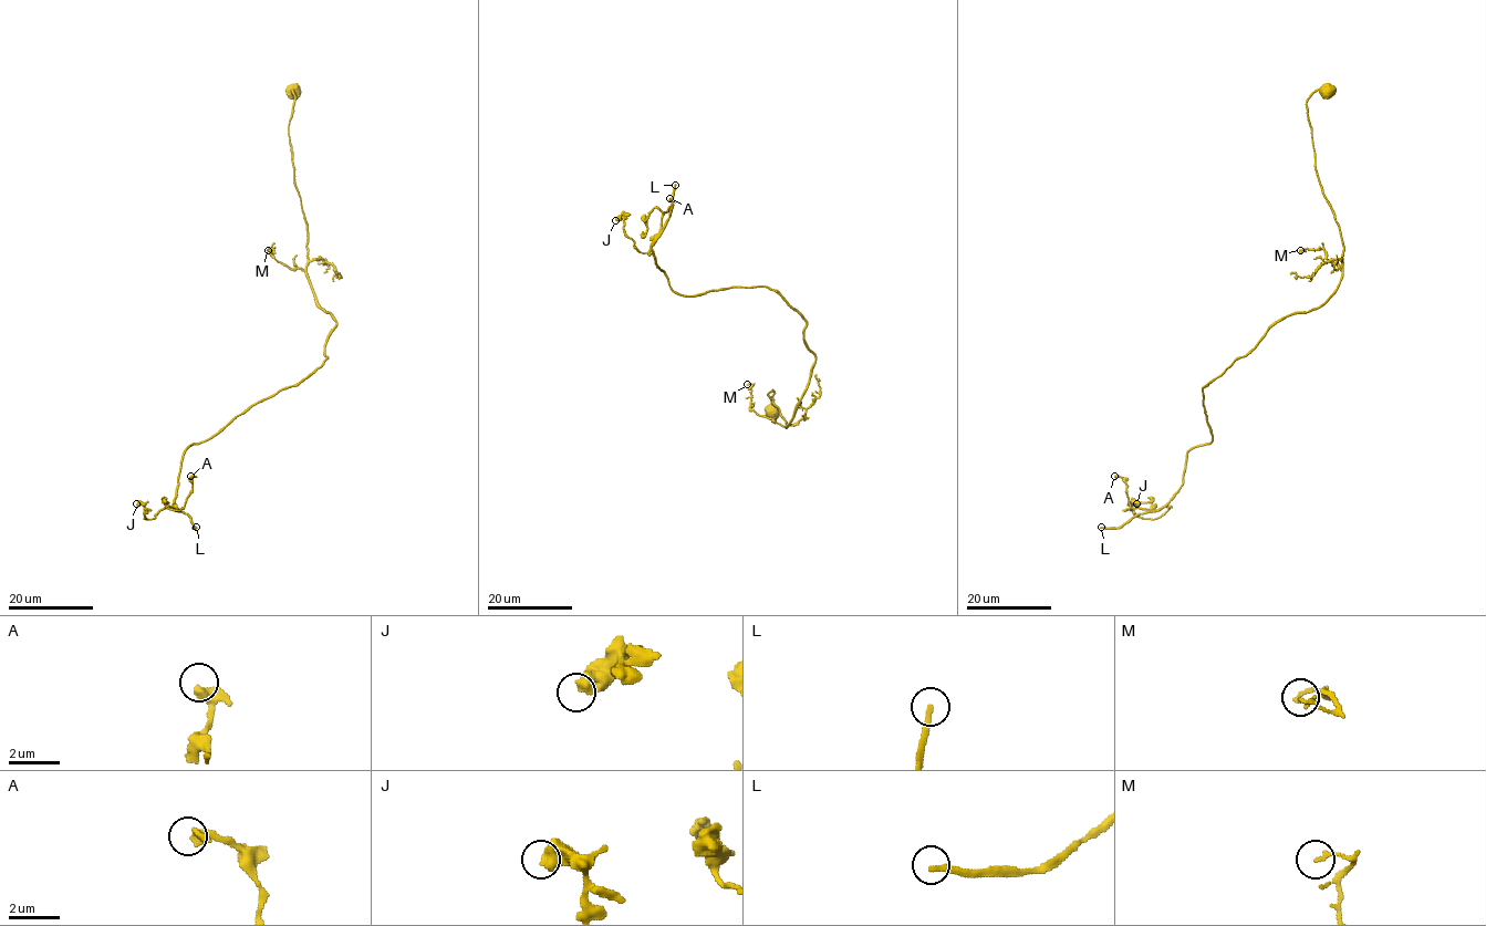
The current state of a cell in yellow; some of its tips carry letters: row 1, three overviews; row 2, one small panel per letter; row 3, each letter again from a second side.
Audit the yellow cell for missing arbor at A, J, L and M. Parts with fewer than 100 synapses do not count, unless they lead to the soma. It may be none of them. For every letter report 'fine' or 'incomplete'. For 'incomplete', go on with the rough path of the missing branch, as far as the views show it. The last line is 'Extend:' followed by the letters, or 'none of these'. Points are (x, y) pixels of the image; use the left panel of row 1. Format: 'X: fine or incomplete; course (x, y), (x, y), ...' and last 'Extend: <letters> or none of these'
A: fine
J: fine
L: incomplete; course (196, 527), (198, 532), (209, 522), (212, 542), (209, 549), (187, 560), (195, 580), (189, 589), (174, 589)
M: fine
Extend: L

